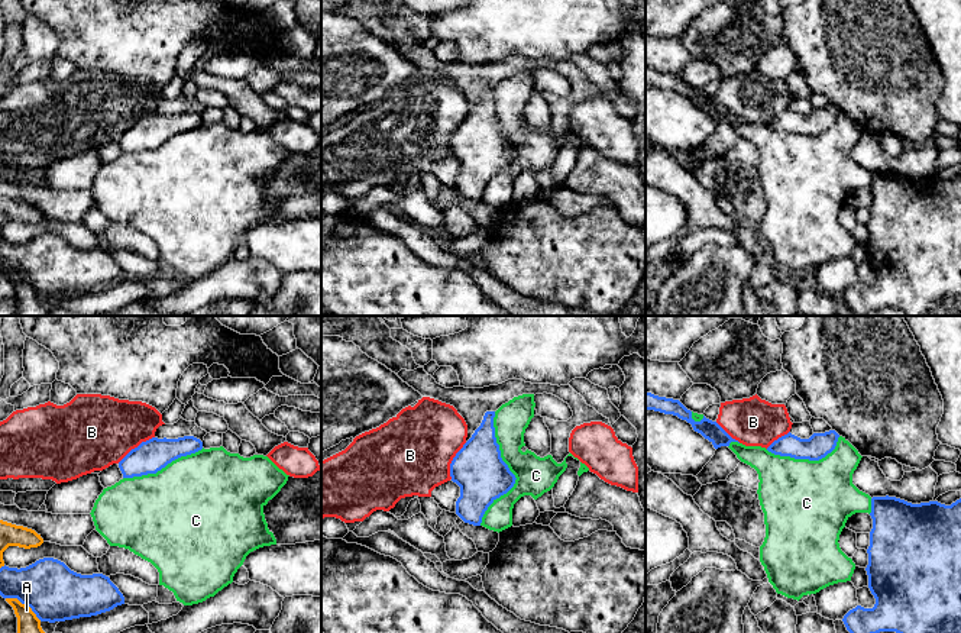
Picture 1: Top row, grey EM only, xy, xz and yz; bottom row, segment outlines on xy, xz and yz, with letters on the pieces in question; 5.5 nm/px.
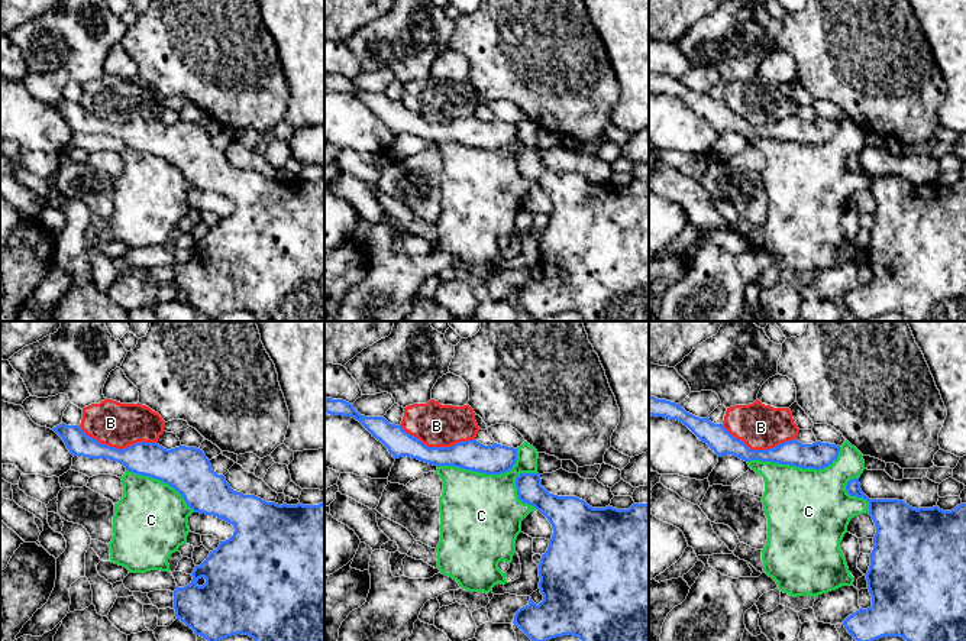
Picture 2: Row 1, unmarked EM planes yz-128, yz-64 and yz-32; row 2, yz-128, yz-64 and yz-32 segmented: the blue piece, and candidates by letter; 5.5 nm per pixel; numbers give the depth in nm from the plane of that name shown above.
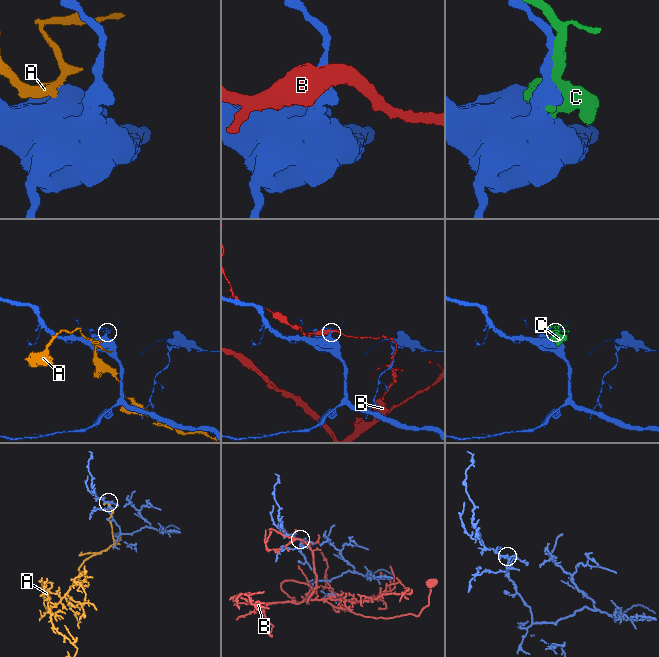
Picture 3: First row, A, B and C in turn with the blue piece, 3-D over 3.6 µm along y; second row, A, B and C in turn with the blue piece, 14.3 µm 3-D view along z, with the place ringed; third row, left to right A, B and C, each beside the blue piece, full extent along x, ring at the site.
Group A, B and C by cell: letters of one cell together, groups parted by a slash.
A / B / C

